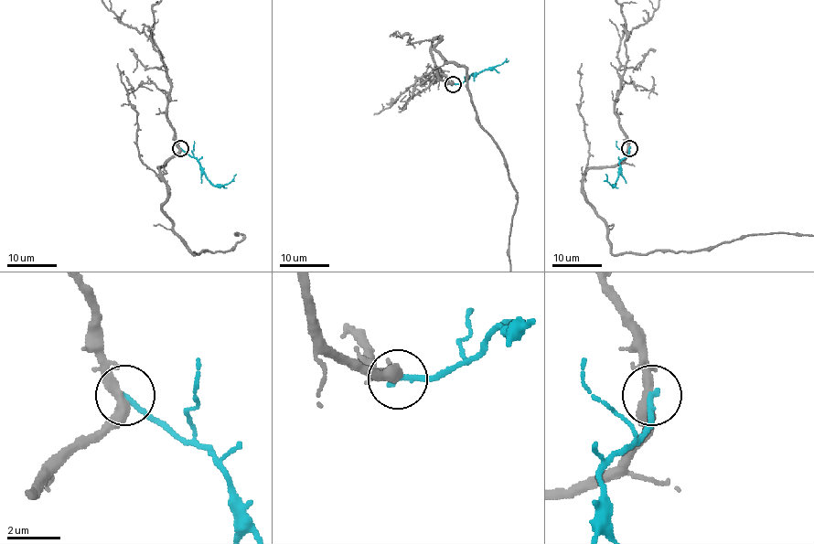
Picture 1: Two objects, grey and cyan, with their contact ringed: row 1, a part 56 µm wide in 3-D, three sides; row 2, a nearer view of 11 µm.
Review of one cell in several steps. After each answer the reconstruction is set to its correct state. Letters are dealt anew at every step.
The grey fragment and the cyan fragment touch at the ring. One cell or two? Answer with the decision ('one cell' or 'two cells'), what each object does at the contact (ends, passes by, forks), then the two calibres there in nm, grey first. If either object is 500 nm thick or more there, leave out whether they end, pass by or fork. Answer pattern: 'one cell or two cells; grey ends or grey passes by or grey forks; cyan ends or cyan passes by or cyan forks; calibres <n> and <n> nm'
two cells; grey passes by; cyan ends; calibres 420 and 240 nm

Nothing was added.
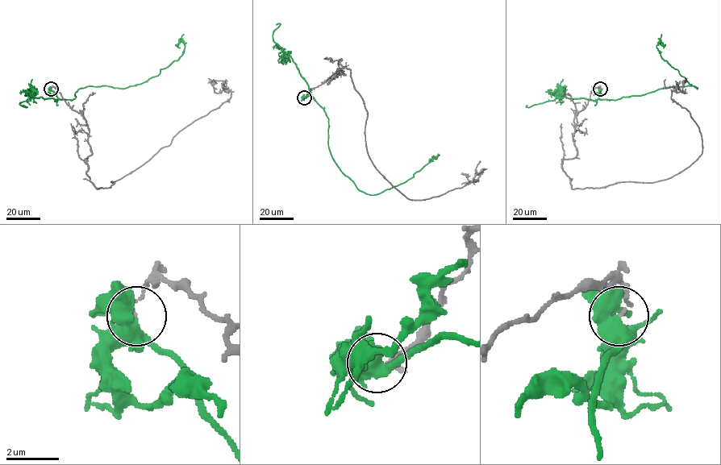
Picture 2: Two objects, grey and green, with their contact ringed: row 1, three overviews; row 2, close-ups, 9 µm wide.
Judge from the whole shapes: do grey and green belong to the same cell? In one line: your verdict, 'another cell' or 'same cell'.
another cell

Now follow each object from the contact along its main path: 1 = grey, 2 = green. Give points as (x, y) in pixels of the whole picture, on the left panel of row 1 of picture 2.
1: (51, 89), (87, 125), (86, 174), (98, 188), (143, 164), (231, 97), (222, 80), (208, 78)
2: (51, 89), (59, 98), (71, 100), (86, 86), (141, 84), (177, 60), (185, 45), (181, 41), (180, 48)

